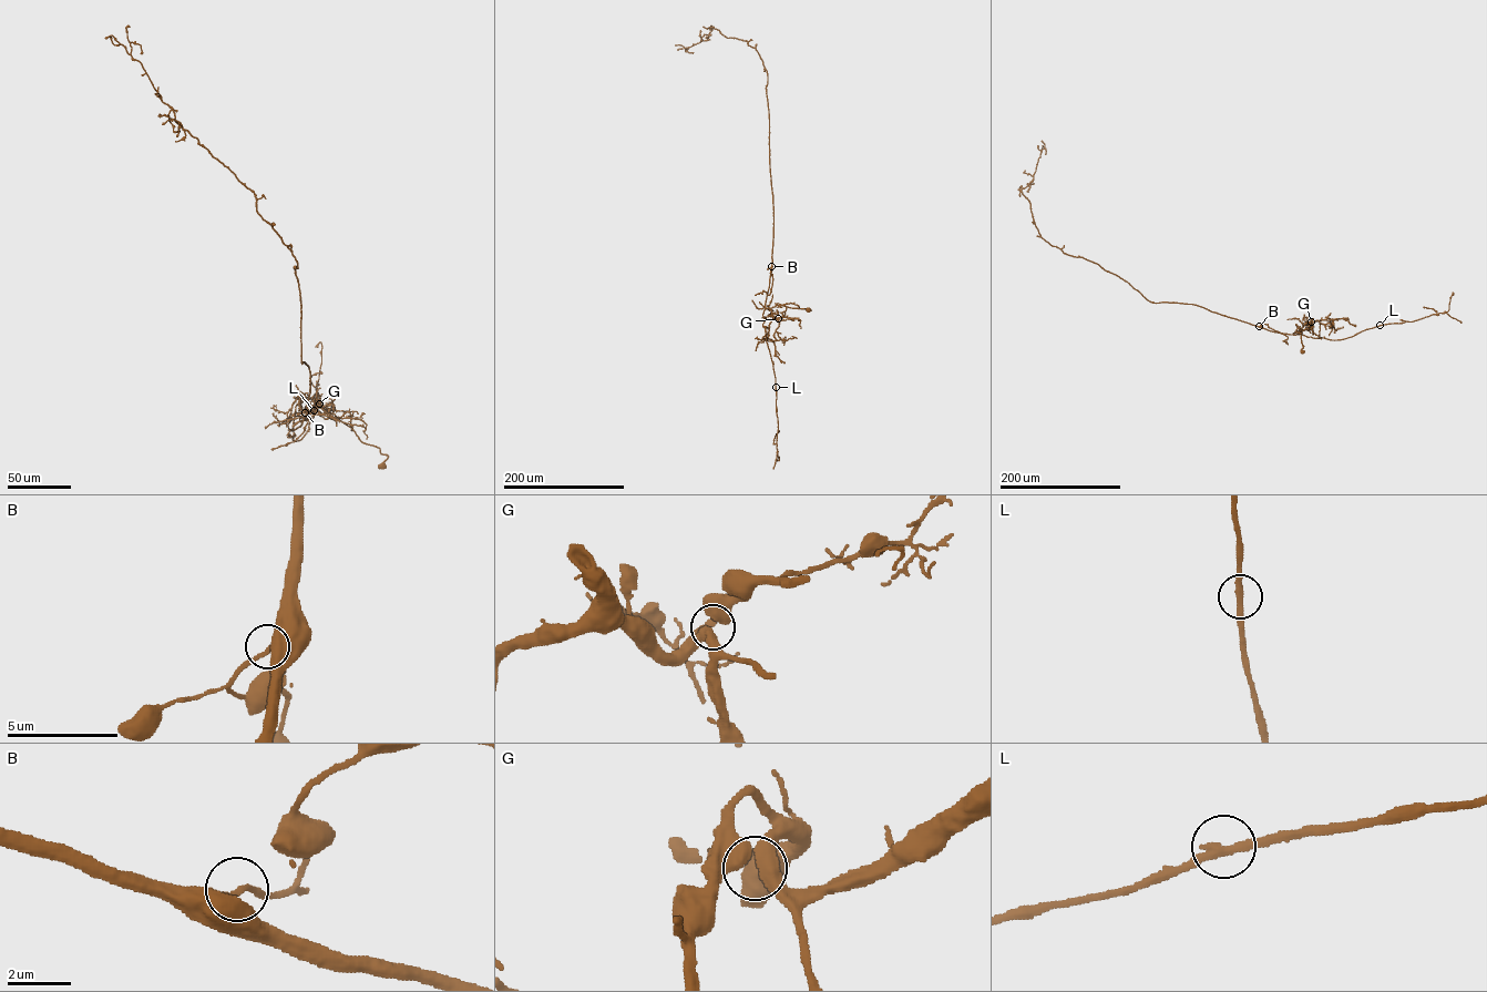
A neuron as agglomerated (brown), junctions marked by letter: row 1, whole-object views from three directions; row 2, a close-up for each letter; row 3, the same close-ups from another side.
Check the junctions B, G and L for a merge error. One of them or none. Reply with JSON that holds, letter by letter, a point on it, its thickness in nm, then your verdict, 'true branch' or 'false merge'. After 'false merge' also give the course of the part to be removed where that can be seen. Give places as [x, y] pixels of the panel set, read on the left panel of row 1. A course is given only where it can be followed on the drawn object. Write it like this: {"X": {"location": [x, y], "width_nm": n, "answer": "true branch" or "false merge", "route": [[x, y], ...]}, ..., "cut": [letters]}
{"B": {"location": [305, 412], "width_nm": 240, "answer": "true branch"}, "G": {"location": [319, 404], "width_nm": 440, "answer": "true branch"}, "L": {"location": [314, 410], "width_nm": 280, "answer": "true branch"}, "cut": []}

